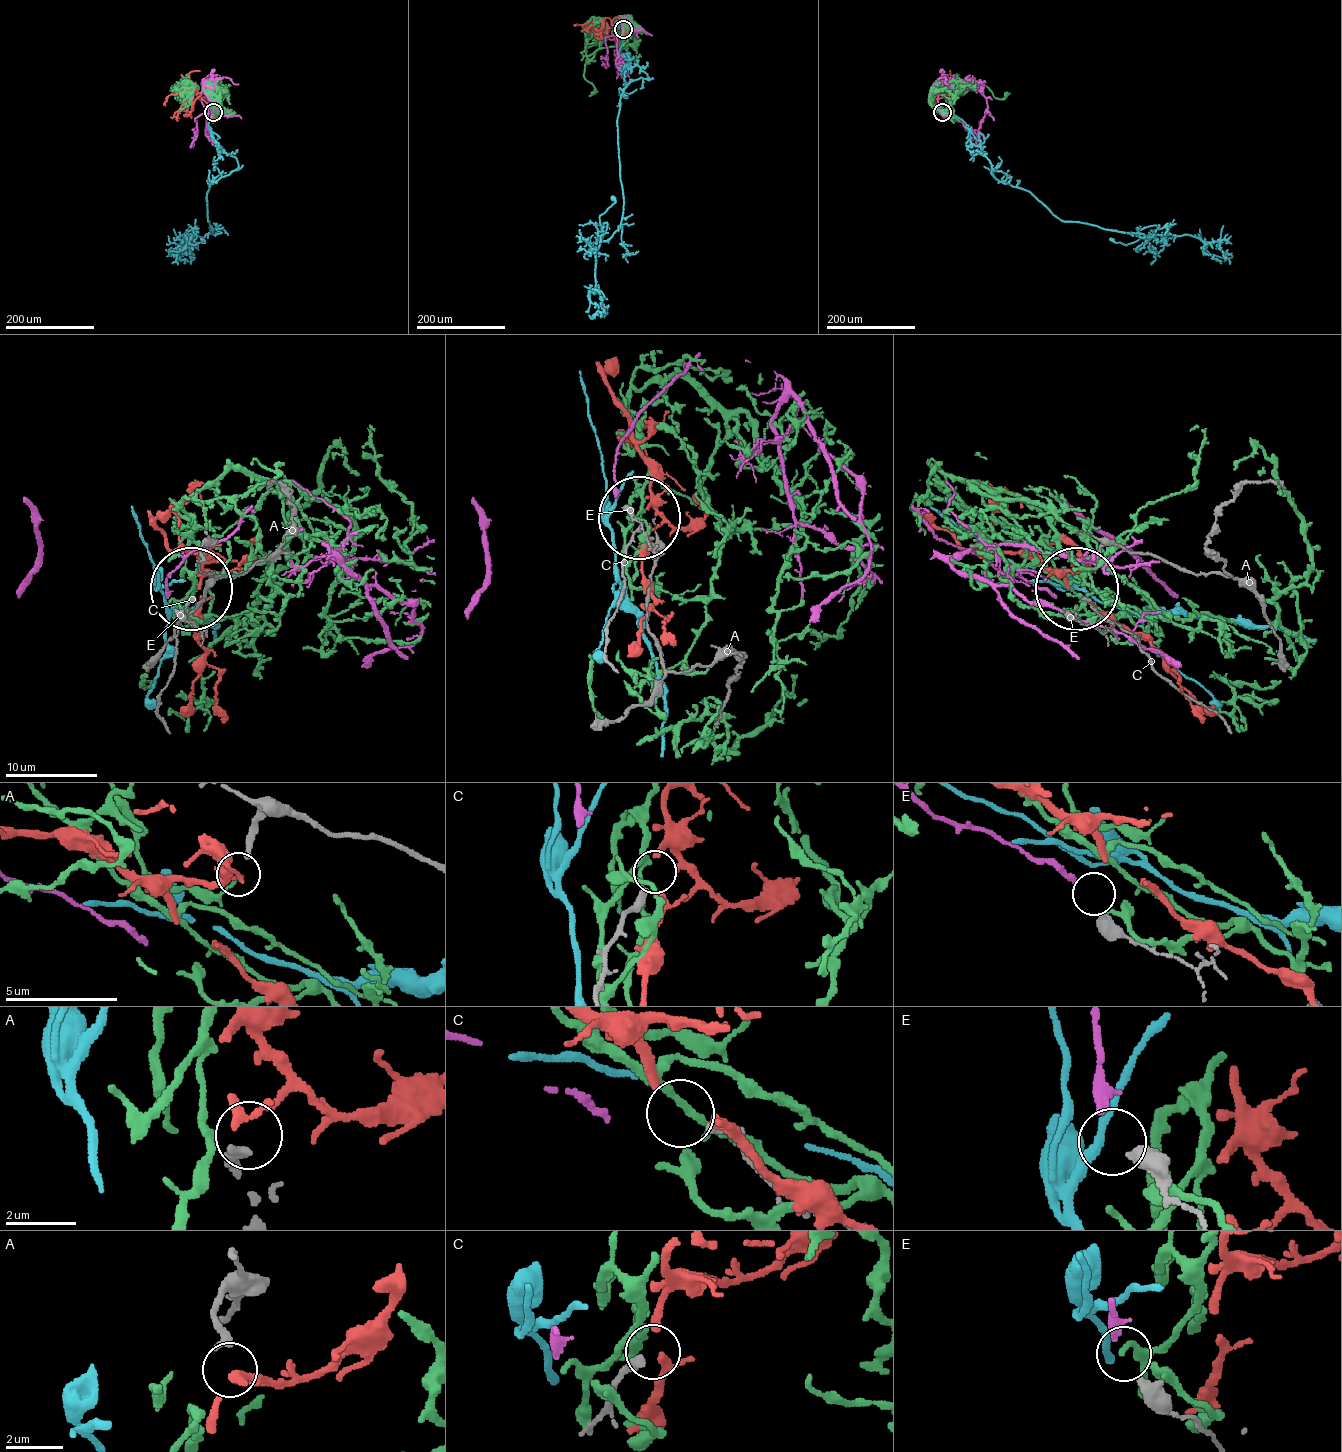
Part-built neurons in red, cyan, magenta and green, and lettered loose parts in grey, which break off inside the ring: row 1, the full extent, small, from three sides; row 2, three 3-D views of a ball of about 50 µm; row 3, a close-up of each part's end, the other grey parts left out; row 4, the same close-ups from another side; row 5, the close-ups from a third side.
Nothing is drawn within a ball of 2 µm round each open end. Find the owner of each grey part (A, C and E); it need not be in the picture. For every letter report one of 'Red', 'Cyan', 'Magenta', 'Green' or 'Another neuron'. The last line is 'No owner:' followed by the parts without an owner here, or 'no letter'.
A: Red
C: Another neuron
E: Magenta
No owner: C

